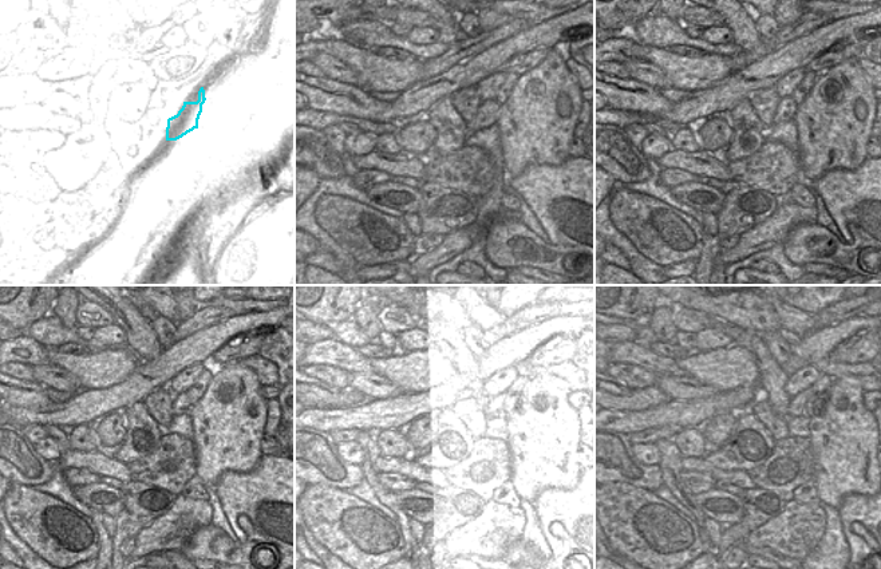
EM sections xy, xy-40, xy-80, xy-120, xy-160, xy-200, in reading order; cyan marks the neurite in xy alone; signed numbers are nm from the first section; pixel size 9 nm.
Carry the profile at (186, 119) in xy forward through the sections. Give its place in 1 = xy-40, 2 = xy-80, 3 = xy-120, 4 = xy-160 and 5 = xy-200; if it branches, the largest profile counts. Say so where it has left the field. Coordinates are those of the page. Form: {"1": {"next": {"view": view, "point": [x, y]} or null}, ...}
{"1": {"next": {"view": "xy-40", "point": [488, 113]}}, "2": {"next": {"view": "xy-80", "point": [786, 109]}}, "3": {"next": {"view": "xy-120", "point": [185, 402]}}, "4": {"next": {"view": "xy-160", "point": [493, 407]}}, "5": {"next": {"view": "xy-200", "point": [795, 409]}}}

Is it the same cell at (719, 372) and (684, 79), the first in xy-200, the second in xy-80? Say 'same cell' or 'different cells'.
same cell

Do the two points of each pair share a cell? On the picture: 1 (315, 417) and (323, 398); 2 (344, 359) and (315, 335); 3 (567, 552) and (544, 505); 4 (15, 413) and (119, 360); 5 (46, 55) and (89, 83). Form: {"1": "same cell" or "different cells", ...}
{"1": "different cells", "2": "different cells", "3": "same cell", "4": "different cells", "5": "same cell"}

